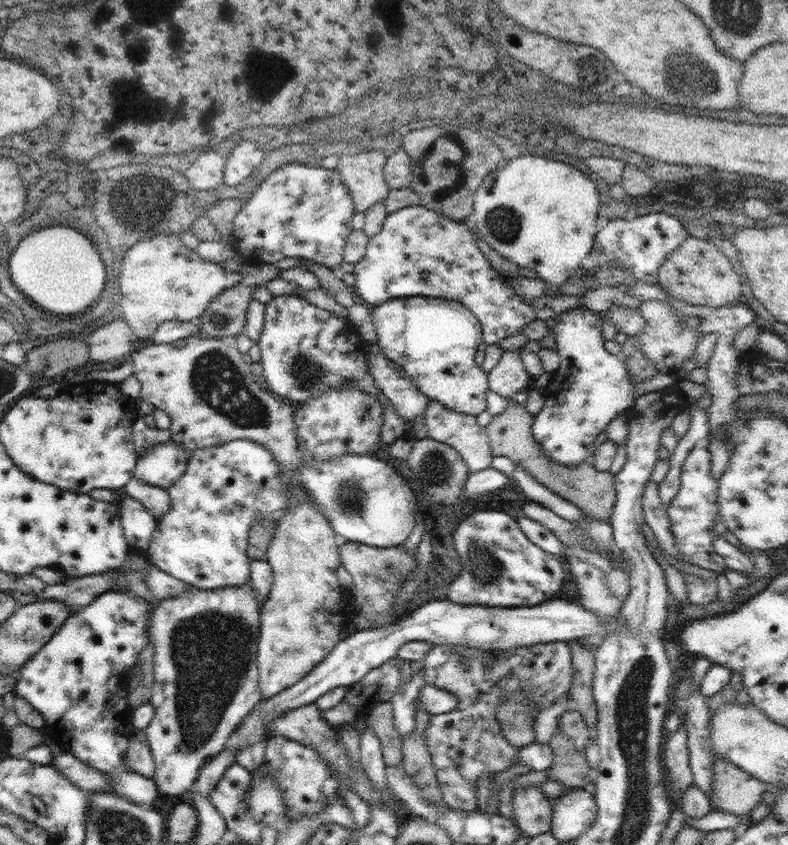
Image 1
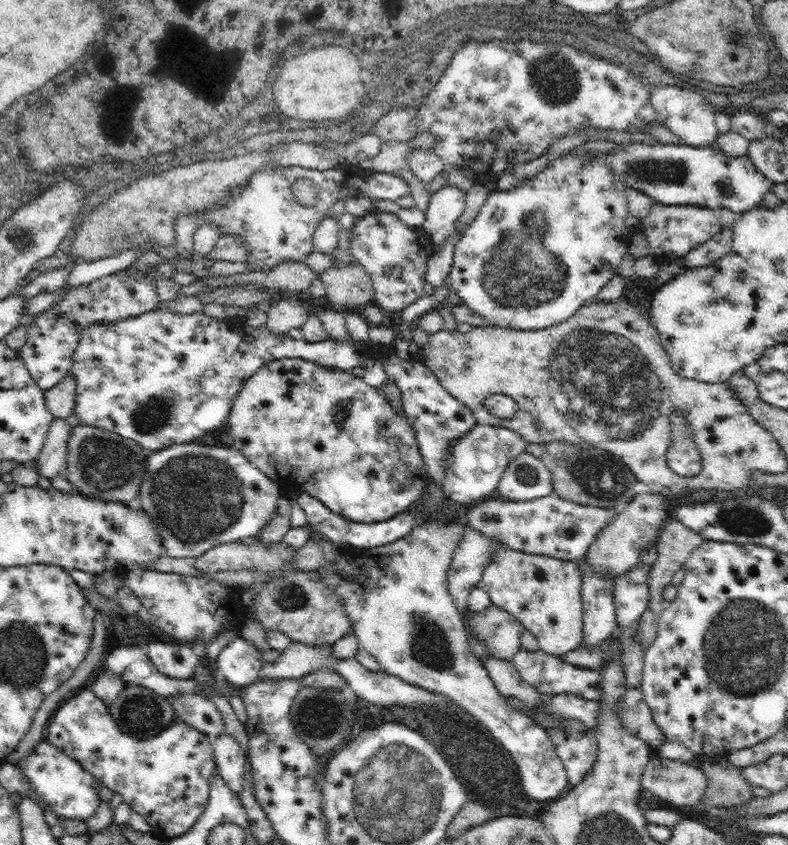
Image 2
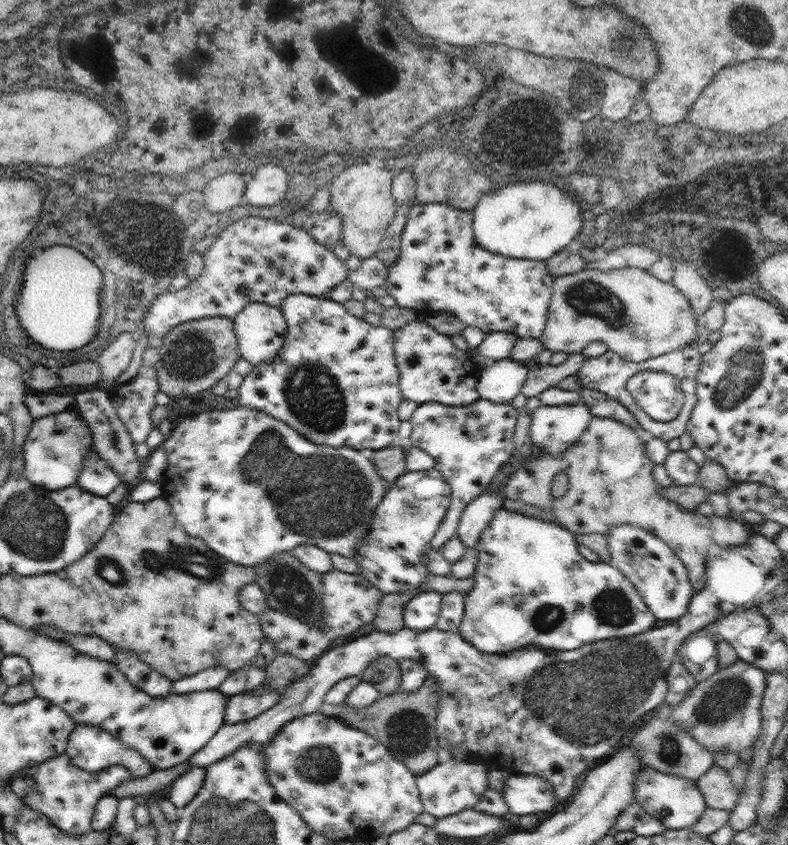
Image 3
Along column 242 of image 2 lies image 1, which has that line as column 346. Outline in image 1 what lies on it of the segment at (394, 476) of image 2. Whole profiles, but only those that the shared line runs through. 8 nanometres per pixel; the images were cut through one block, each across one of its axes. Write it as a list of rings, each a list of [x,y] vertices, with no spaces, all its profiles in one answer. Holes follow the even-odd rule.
[[[356,385],[322,391],[304,401],[299,409],[295,409],[294,416],[297,449],[305,460],[328,460],[347,452],[368,455],[370,452],[376,452],[382,444],[380,433],[383,425],[383,406],[377,396]]]

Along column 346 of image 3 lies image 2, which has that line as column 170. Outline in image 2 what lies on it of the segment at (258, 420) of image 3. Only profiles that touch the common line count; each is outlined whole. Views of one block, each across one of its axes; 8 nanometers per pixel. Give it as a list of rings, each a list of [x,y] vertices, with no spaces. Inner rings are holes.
[[[176,444],[152,454],[138,488],[140,509],[152,519],[162,536],[164,552],[172,558],[198,558],[219,544],[238,543],[246,536],[256,536],[276,516],[281,495],[280,488],[232,445]]]

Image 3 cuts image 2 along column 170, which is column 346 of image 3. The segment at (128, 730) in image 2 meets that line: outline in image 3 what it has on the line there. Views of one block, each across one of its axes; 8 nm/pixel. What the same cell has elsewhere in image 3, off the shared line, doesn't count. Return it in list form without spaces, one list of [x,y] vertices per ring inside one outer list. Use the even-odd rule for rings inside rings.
[[[427,677],[422,687],[415,693],[400,690],[392,695],[380,697],[370,707],[358,709],[344,703],[343,708],[333,717],[376,738],[415,775],[419,775],[438,764],[435,721],[440,708],[440,690],[442,687],[438,685],[436,678]]]

